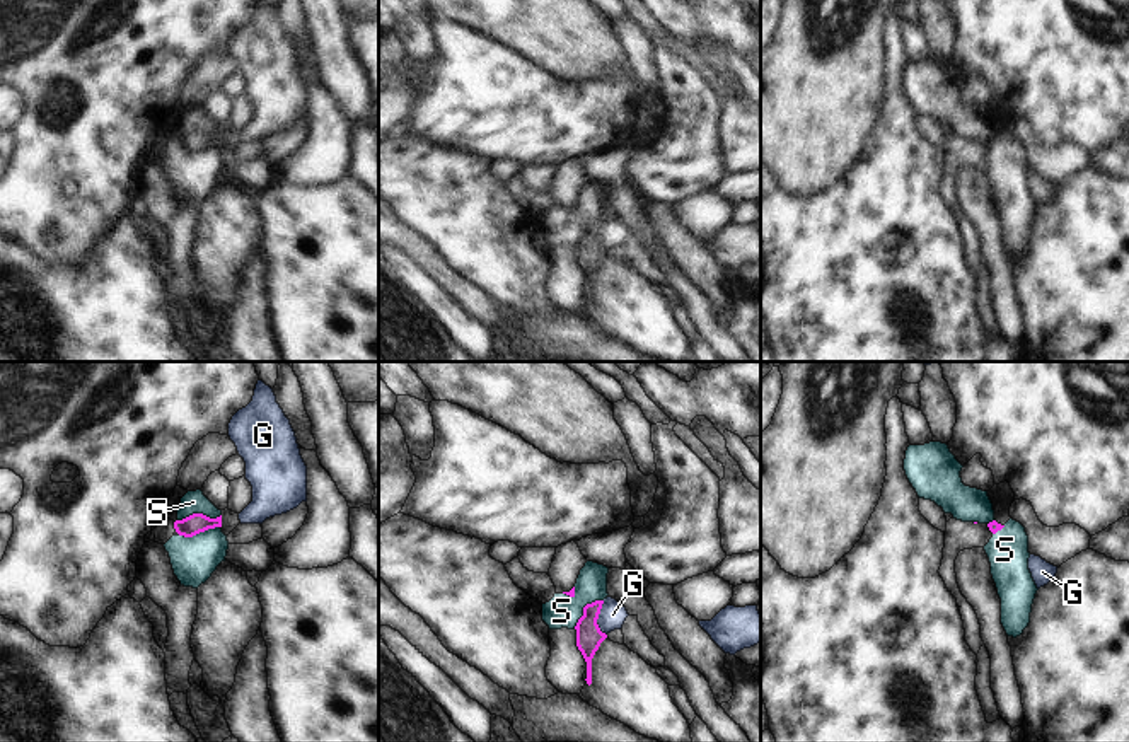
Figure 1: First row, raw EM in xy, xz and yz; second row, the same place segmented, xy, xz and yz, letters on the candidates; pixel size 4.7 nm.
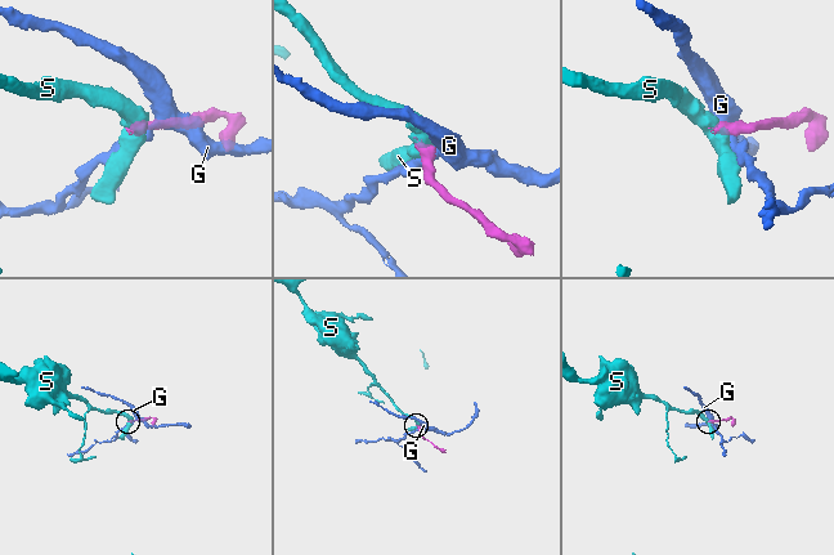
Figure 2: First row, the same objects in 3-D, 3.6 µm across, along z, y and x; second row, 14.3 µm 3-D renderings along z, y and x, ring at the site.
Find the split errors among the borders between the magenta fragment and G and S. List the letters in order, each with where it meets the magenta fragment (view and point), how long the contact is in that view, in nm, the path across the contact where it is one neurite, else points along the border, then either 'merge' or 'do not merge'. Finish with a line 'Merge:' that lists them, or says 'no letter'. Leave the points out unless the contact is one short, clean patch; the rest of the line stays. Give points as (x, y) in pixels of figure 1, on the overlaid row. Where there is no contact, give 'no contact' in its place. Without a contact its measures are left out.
G: contact xz (597, 618); length 170 nm; border xz (604, 601), (597, 626), (606, 635); do not merge
S: contact xy (198, 514); length 220 nm; border xy (220, 514), (215, 517), (190, 514), (178, 521); do not merge
Merge: no letter

